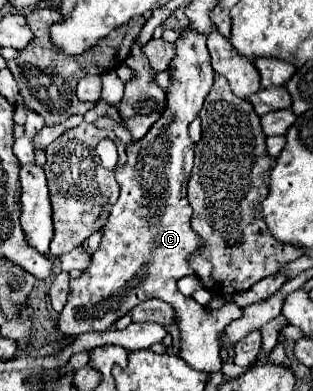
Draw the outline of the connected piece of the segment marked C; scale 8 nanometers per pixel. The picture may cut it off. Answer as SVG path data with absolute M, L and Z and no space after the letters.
M192 25L180 31L174 49L176 55L168 69L170 87L166 89L166 111L162 111L148 135L126 147L128 161L114 169L120 197L102 229L100 249L92 255L92 265L80 279L70 281L68 303L58 317L58 327L68 337L88 331L106 331L140 301L156 297L178 311L182 359L194 369L214 373L222 367L220 335L228 323L242 317L242 309L222 307L208 311L196 301L186 299L176 287L184 275L194 273L190 271L188 259L190 253L200 247L200 239L190 227L192 207L186 197L194 161L194 143L188 137L188 125L202 109L204 97L212 87L214 69L206 49L206 35L198 33Z

